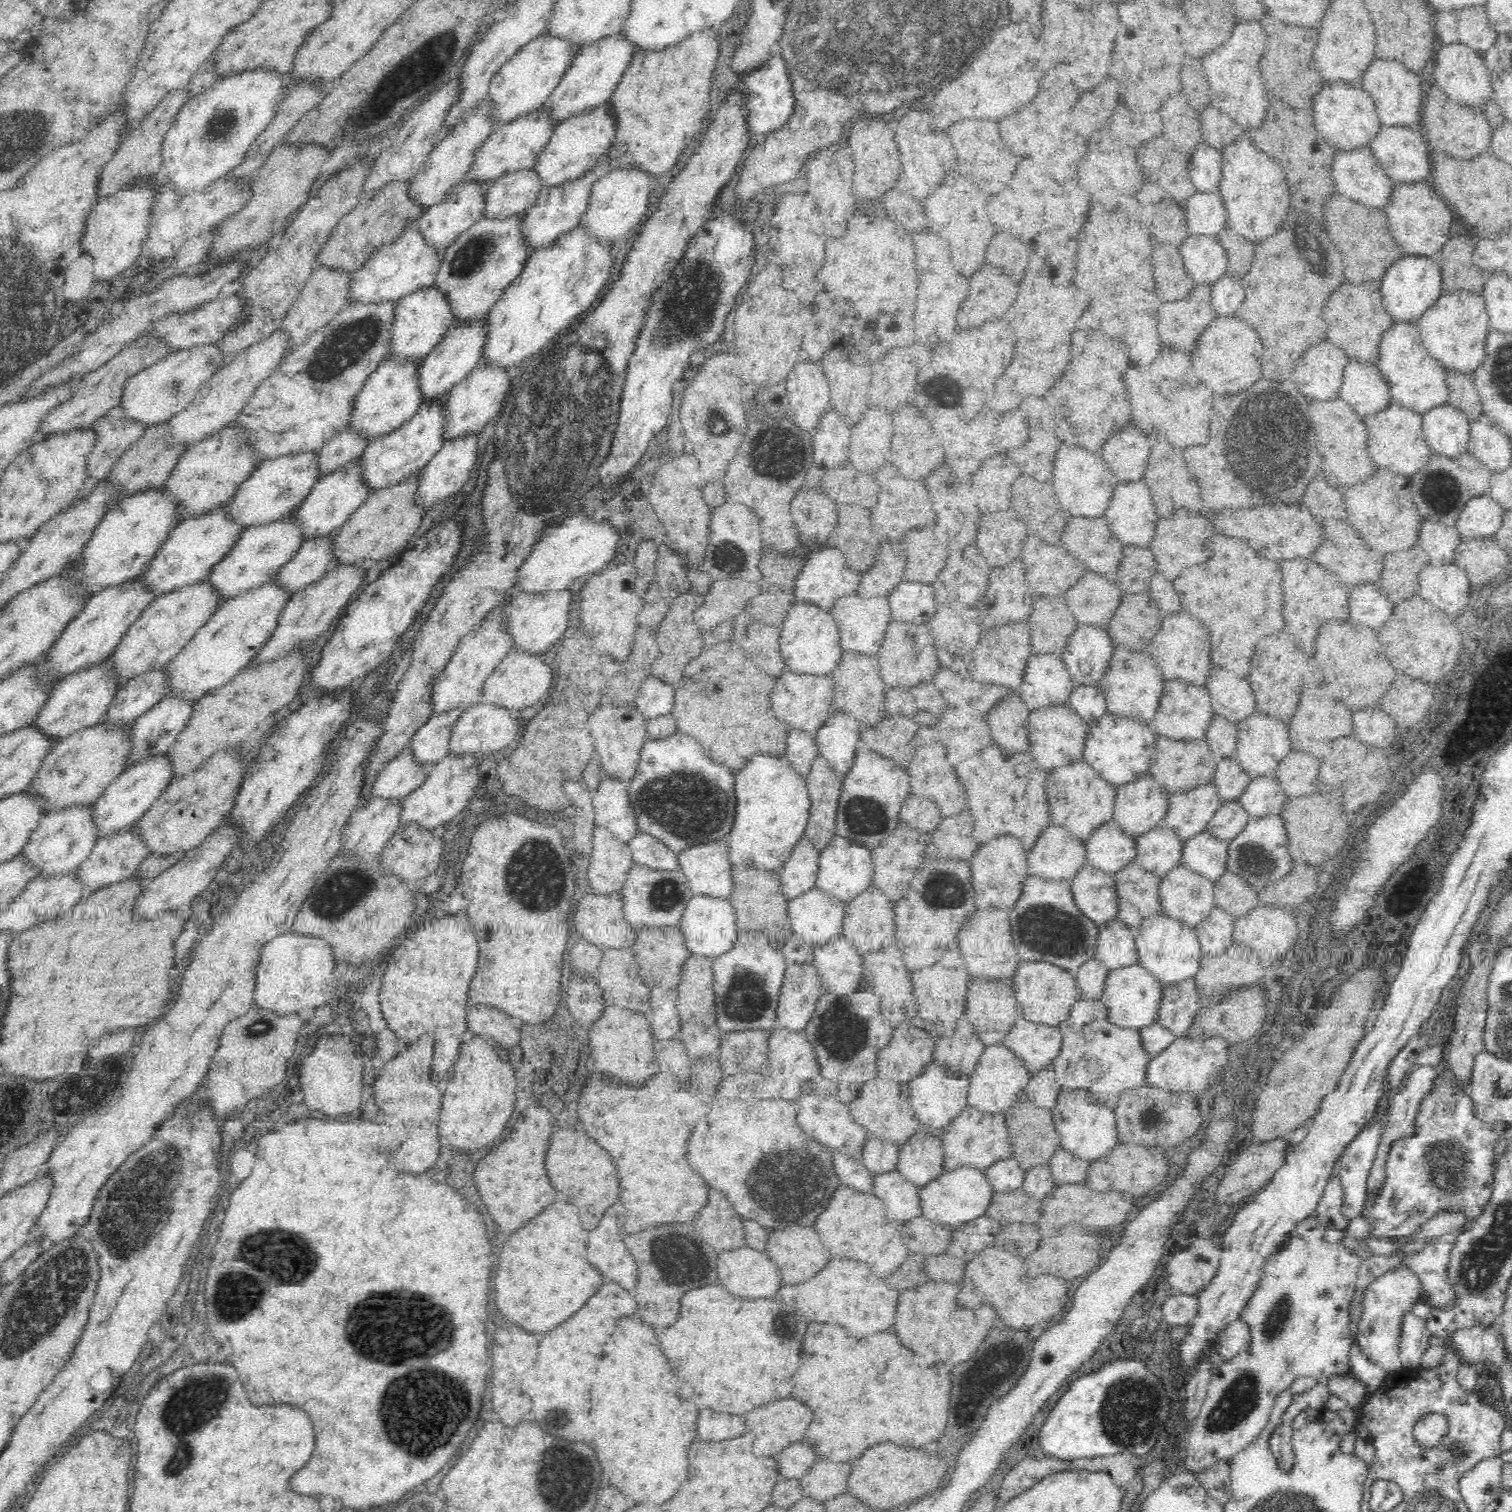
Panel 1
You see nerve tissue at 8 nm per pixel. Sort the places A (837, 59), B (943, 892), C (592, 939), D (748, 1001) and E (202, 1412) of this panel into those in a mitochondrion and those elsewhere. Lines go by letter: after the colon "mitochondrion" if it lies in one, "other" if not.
A: mitochondrion
B: mitochondrion
C: other
D: mitochondrion
E: mitochondrion

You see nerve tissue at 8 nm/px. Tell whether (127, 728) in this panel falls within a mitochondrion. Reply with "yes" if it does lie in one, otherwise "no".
no

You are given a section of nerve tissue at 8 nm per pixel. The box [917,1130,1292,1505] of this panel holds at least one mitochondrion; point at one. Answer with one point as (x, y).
(1137, 1424)

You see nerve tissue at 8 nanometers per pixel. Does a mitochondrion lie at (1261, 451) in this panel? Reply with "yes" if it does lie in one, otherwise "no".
yes

